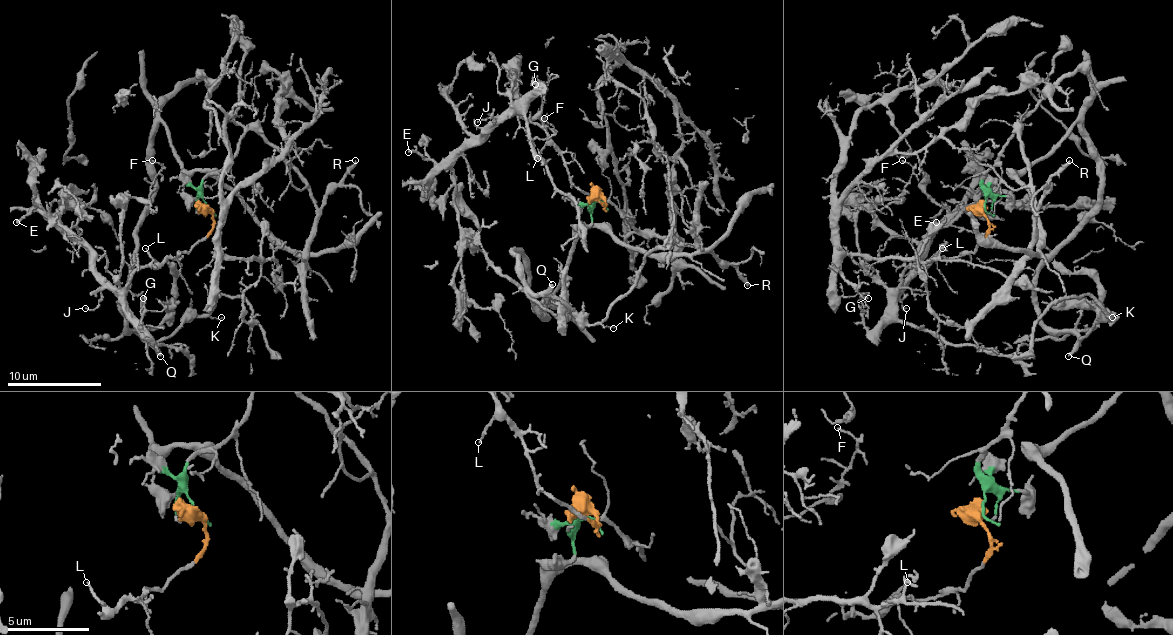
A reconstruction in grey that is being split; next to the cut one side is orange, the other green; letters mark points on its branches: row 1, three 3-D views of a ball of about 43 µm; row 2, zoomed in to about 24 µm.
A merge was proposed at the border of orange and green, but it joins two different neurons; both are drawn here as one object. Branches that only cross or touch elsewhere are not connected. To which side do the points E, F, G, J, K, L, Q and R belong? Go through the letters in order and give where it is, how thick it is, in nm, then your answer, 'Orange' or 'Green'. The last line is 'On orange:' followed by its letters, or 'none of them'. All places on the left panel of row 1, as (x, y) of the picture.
E: Place: (16, 222). Thickness 150 nm. Orange
F: Place: (152, 160). Thickness 100 nm. Orange
G: Place: (143, 298). Thickness 150 nm. Orange
J: Place: (85, 308). Thickness 120 nm. Orange
K: Place: (221, 317). Thickness 90 nm. Green
L: Place: (145, 248). Thickness 130 nm. Orange
Q: Place: (160, 356). Thickness 320 nm. Green
R: Place: (355, 160). Thickness 240 nm. Green
On orange: E, F, G, J, L

